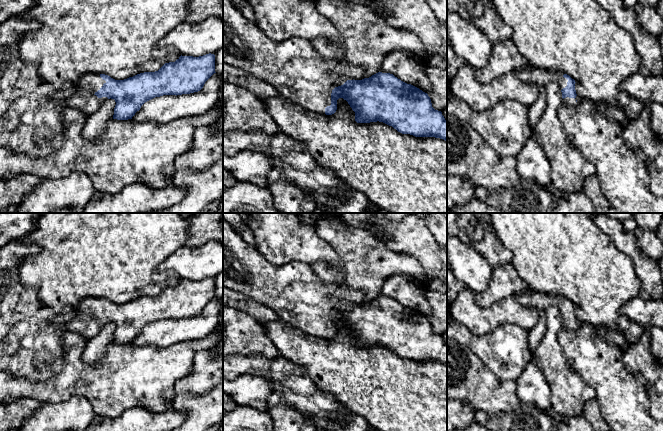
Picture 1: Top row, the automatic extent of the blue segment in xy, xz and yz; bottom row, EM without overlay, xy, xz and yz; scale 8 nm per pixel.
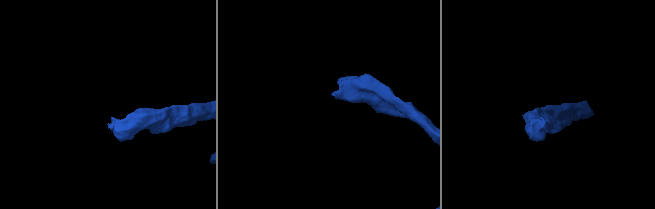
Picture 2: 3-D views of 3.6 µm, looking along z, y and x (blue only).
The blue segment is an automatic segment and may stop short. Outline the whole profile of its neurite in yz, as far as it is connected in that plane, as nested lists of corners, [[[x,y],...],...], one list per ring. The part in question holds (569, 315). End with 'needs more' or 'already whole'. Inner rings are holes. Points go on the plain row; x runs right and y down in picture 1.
[[[529,289],[522,294],[516,293],[513,297],[522,306],[535,308],[542,314],[551,306],[555,306],[561,313],[562,327],[567,330],[575,330],[580,324],[576,318],[575,304],[560,295],[543,294]]] | needs more

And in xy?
[[[209,277],[199,281],[181,279],[158,295],[140,297],[124,304],[115,304],[105,298],[85,298],[74,306],[75,316],[65,328],[90,339],[111,322],[116,326],[113,343],[128,344],[145,326],[155,321],[200,315],[214,297],[215,279]]] | needs more

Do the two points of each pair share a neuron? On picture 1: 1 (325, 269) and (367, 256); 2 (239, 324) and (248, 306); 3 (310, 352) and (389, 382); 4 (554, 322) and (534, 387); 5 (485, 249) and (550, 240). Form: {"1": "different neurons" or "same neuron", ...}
{"1": "same neuron", "2": "different neurons", "3": "same neuron", "4": "different neurons", "5": "different neurons"}

